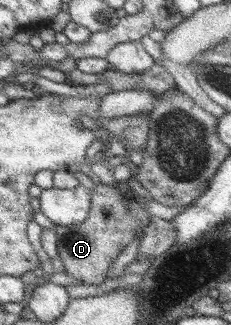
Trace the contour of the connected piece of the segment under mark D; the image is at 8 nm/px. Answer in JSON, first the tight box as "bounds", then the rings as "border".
{"bounds":[55,181,151,285],"border":[[[128,181],[117,182],[113,187],[98,184],[94,191],[90,190],[91,204],[87,220],[72,227],[55,228],[63,271],[82,285],[99,285],[105,281],[117,255],[135,238],[136,231],[143,231],[151,218],[144,208],[144,202],[144,197],[134,192],[128,186]]]}

